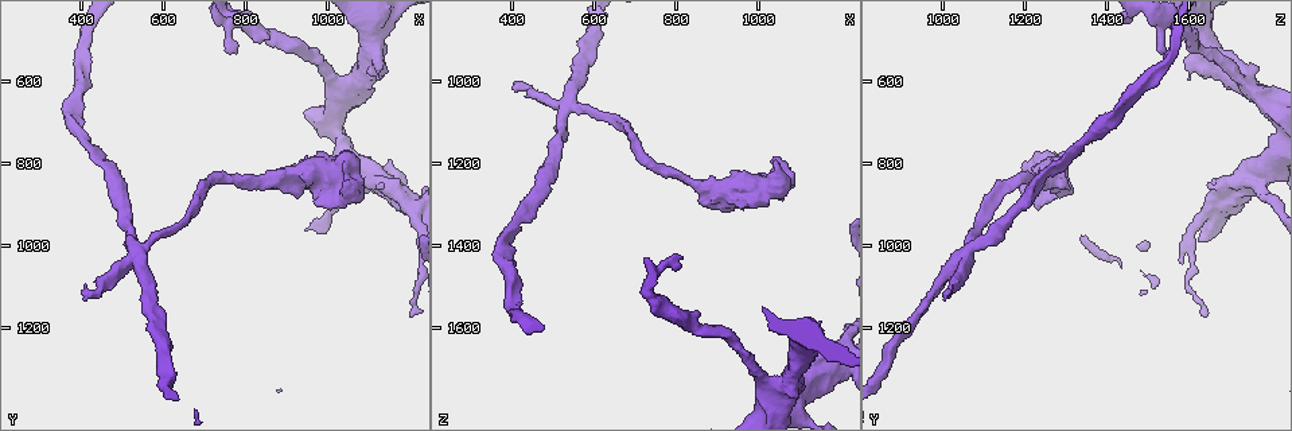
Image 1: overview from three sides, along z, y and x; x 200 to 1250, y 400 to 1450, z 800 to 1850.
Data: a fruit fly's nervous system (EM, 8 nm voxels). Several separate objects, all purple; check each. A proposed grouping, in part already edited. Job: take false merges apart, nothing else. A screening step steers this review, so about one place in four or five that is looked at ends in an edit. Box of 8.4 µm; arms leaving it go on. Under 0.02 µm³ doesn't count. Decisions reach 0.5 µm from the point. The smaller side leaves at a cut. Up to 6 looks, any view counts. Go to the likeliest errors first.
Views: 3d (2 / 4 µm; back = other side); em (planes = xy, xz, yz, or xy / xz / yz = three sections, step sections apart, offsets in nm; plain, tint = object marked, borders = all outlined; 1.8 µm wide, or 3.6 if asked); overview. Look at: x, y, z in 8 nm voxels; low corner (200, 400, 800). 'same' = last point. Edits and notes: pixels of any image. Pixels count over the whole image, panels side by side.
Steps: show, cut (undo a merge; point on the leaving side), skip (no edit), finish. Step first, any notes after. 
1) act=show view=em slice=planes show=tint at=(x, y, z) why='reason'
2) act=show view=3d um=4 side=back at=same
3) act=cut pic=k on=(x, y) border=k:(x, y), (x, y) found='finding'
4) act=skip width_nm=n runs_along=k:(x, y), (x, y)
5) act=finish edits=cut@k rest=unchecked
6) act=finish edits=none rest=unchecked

act=show view=3d um=4 at=(540, 995, 1055) why='sharp bend'

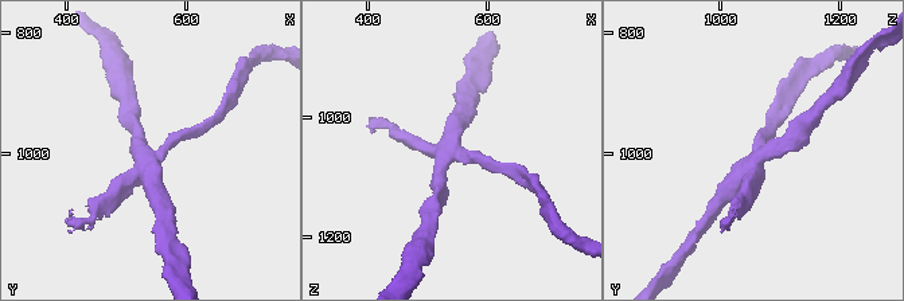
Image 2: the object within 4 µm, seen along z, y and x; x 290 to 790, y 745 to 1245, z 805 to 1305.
act=show view=em slice=xz step=16 show=tint at=(540, 1005, 1055) arms=4

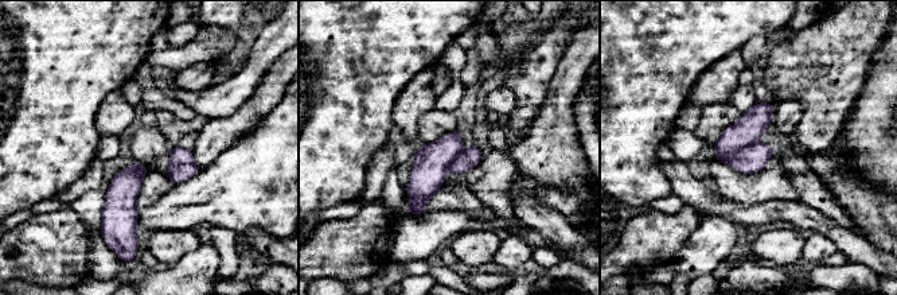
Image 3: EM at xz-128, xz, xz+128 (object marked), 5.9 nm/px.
act=show view=em slice=planes show=tint at=same why='cut it another way'

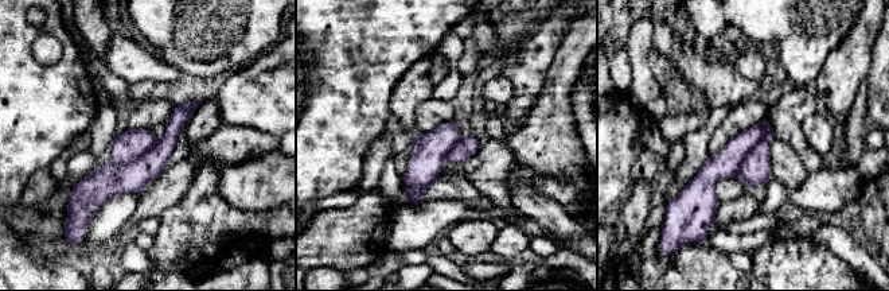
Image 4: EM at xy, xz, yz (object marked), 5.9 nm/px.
act=cut pic=4 on=(131, 144) width_nm=240 found='two cells meet here'

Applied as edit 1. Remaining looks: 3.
act=show view=3d um=4 at=(1095, 830, 1760) why='four arms meet'

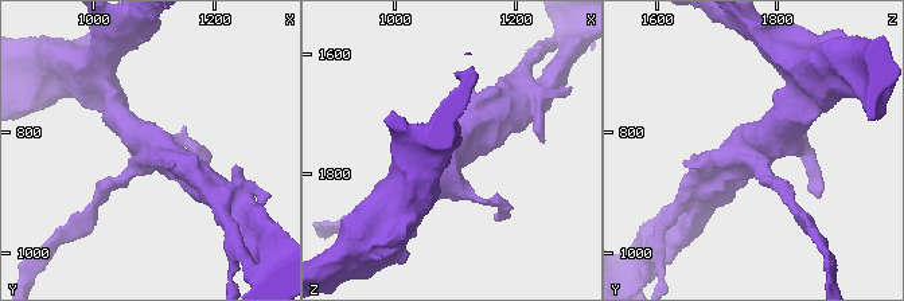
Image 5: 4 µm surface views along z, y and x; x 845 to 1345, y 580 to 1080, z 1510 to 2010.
act=show view=em slice=planes show=borders at=(1100, 825, 1760) why='now the EM'

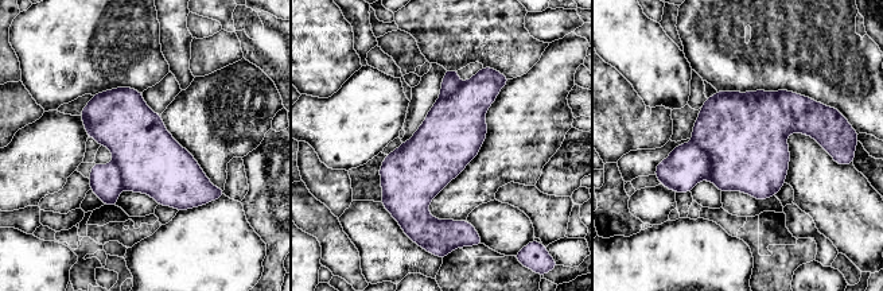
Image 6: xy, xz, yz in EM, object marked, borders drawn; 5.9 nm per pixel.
act=cut pic=6 on=(687, 165) found='two cells meet here'

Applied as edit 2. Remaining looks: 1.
act=show view=em slice=planes show=tint at=(895, 840, 1270) why='calibre changes'

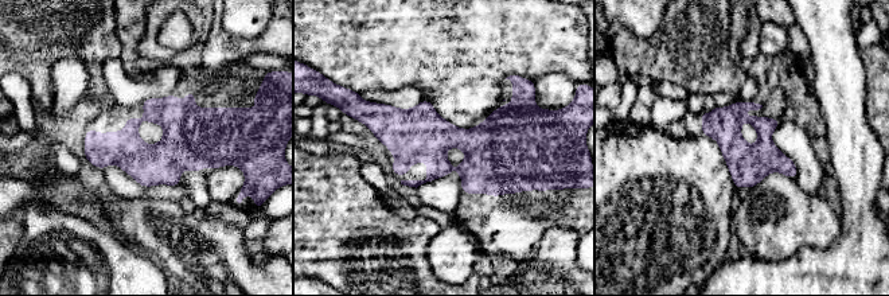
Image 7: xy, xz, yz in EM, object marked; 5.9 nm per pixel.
act=skip runs_along=7:(367, 121), (410, 135), (525, 139) found='continuous, no second cell'

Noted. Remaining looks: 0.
act=finish edits=cut@4,cut@6 rest=unchecked

